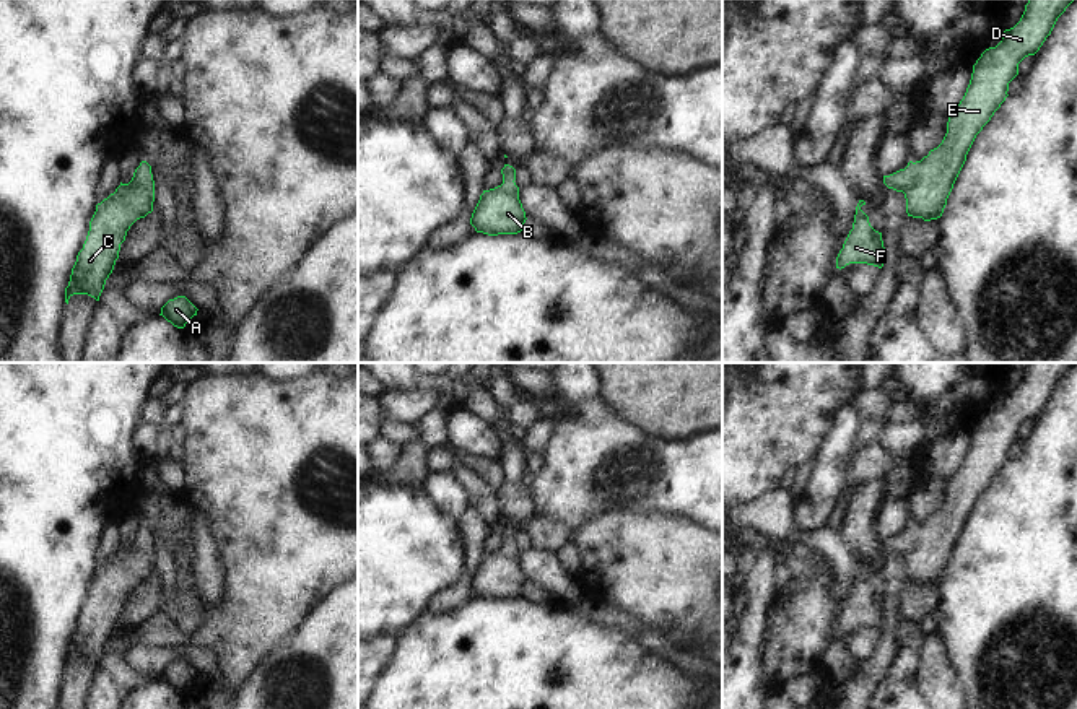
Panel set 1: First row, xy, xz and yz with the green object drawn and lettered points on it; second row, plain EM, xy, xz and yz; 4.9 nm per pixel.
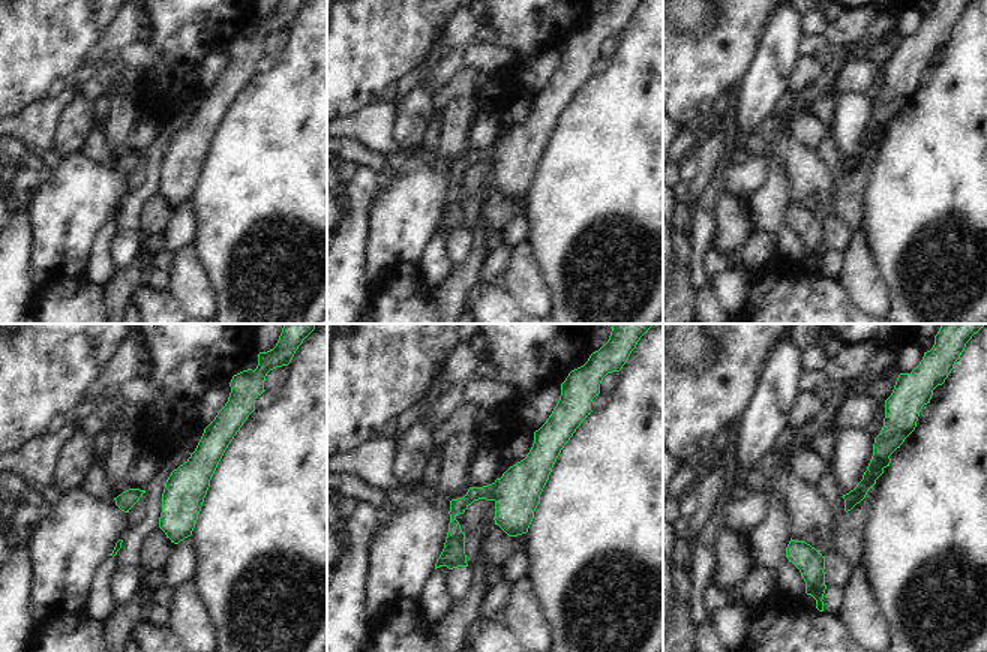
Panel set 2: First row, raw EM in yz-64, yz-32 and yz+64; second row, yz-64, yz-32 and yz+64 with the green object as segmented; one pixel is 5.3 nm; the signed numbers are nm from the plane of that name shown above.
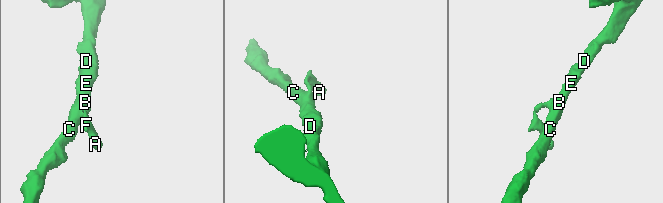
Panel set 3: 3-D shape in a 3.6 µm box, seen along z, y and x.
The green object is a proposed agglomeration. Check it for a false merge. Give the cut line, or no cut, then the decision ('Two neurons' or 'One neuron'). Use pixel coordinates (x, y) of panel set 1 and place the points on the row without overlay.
No split. One neuron.

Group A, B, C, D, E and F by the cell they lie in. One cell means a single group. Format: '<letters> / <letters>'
A B C D E F

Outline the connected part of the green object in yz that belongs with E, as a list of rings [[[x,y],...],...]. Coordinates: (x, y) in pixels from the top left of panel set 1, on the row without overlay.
[[[1030,363],[1020,385],[1005,394],[1001,407],[986,413],[973,429],[966,457],[948,478],[942,507],[921,525],[909,525],[905,533],[883,540],[888,553],[905,558],[908,581],[924,585],[942,581],[966,519],[1009,460],[1009,447],[1018,439],[1018,428],[1040,415],[1074,364],[1077,363]]]

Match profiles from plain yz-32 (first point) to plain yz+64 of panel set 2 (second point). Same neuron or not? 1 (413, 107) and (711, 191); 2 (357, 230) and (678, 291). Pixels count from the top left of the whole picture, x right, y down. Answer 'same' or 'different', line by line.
1: different
2: same

